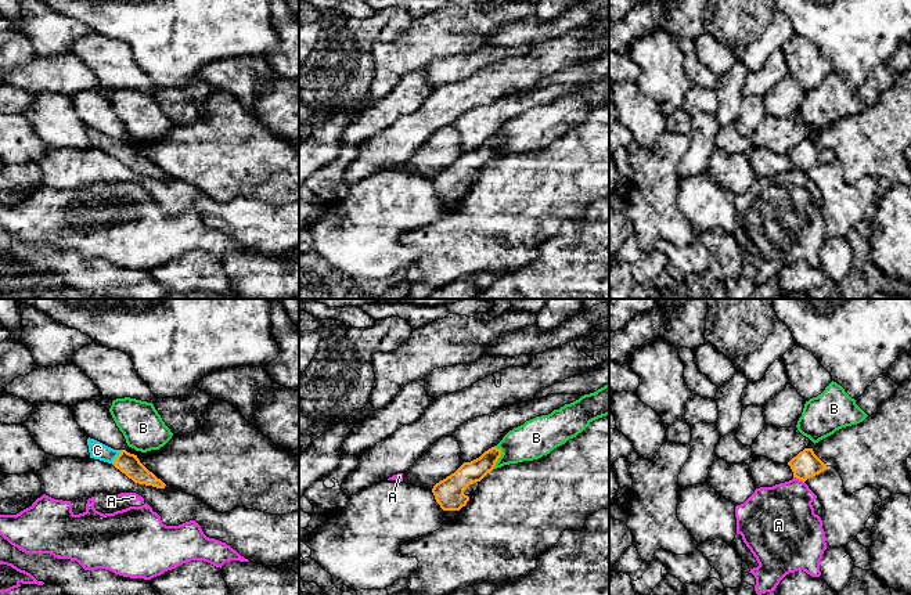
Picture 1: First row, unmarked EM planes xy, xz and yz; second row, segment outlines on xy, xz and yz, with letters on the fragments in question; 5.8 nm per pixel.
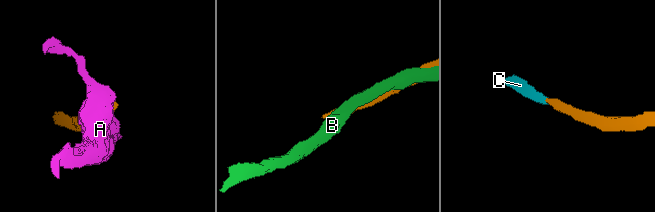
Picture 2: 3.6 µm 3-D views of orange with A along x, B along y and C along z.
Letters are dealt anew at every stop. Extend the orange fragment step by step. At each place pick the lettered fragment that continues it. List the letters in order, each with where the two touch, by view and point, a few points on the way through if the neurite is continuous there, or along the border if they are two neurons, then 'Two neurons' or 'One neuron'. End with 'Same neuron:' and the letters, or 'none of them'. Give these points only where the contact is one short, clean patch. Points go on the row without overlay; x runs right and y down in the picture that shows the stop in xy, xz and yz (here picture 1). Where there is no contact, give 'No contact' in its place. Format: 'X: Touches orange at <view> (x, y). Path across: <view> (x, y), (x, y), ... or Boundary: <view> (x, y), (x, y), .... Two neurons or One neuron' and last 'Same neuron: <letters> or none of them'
A: Touches orange at yz (799, 169). Two neurons
B: Touches orange at xz (500, 145). Two neurons
C: Touches orange at xy (116, 147). Path across: xy (129, 154), (116, 147), (97, 140). One neuron
Same neuron: C

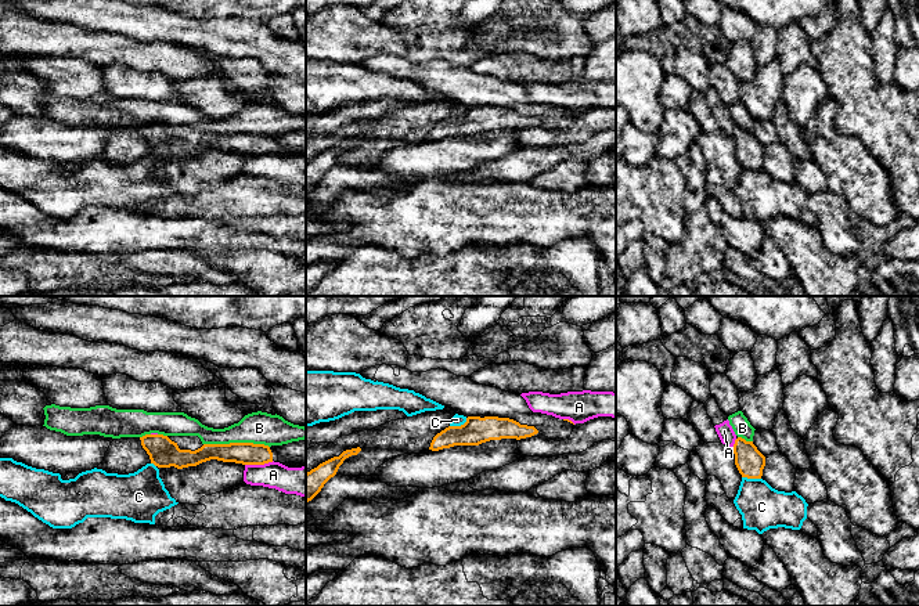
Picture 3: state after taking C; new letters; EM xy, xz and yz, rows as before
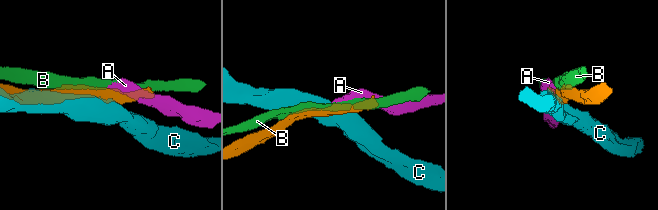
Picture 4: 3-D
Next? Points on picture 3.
A: Touches orange at xy (259, 154). Two neurons
B: Touches orange at xy (237, 133). Two neurons
C: Touches orange at xz (458, 116). Boundary: xz (467, 108), (462, 114), (450, 116). Two neurons
Same neuron: none of them

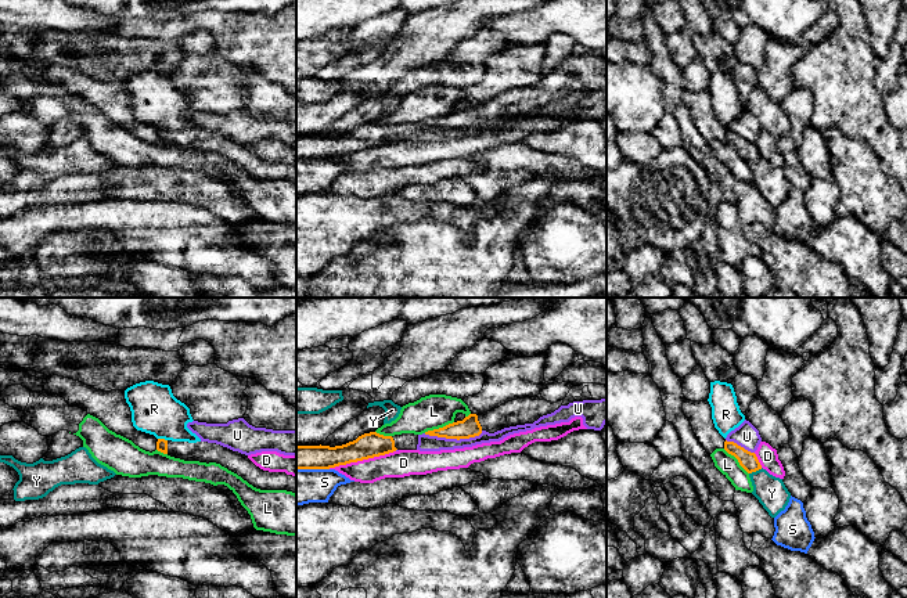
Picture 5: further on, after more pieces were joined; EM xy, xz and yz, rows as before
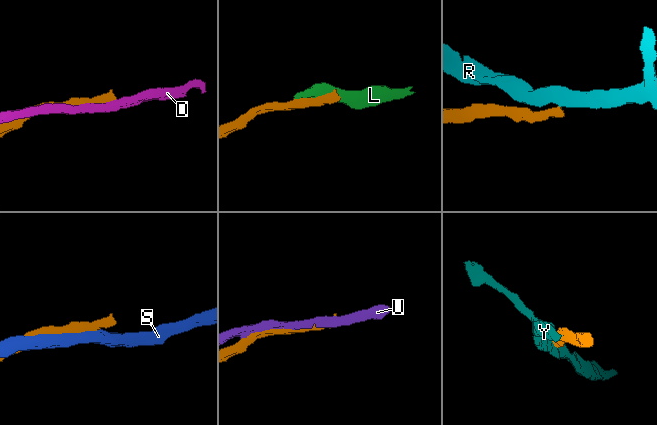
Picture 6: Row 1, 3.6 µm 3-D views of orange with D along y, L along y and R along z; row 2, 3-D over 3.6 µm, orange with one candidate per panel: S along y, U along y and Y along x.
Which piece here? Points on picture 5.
D: Touches orange at xz (362, 150). Two neurons
L: Touches orange at xz (439, 118). Two neurons
R: Touches orange at xy (162, 129). Boundary: xy (158, 128), (166, 130). Two neurons
S: Touches orange at xz (313, 158). Two neurons
U: Touches orange at xz (453, 128). Two neurons
Y: Touches orange at yz (755, 161). Two neurons
Same neuron: none of them

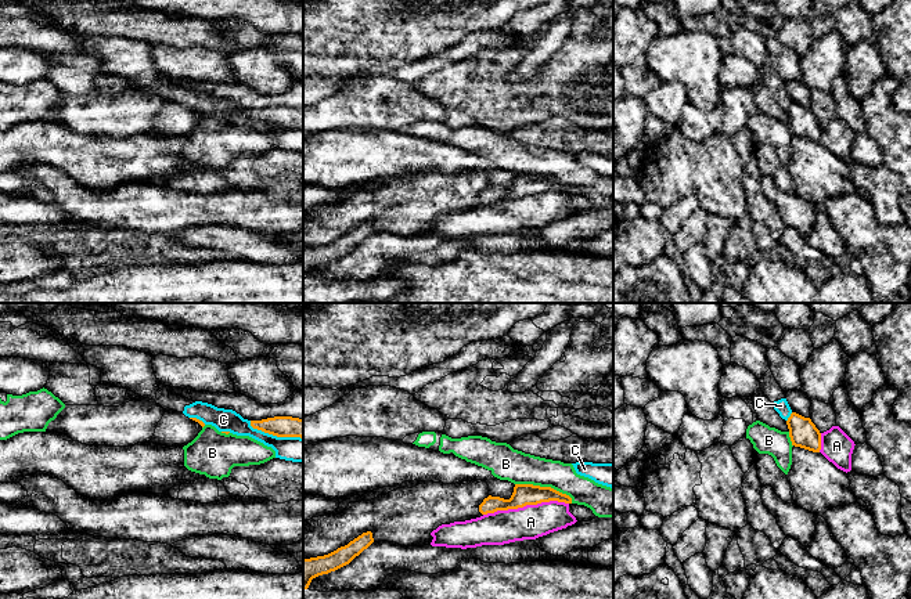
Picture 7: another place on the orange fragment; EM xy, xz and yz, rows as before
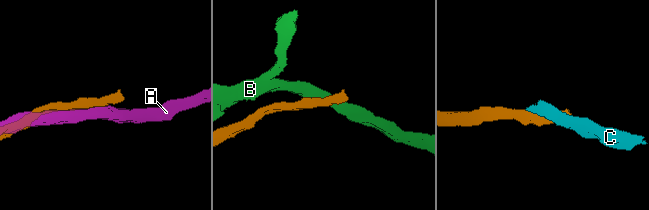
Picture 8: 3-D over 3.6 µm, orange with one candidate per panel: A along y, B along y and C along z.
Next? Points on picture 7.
A: Touches orange at xz (525, 195). Two neurons
B: Touches orange at xz (546, 177). Two neurons
C: Touches orange at xy (274, 125). Two neurons
Same neuron: none of them

